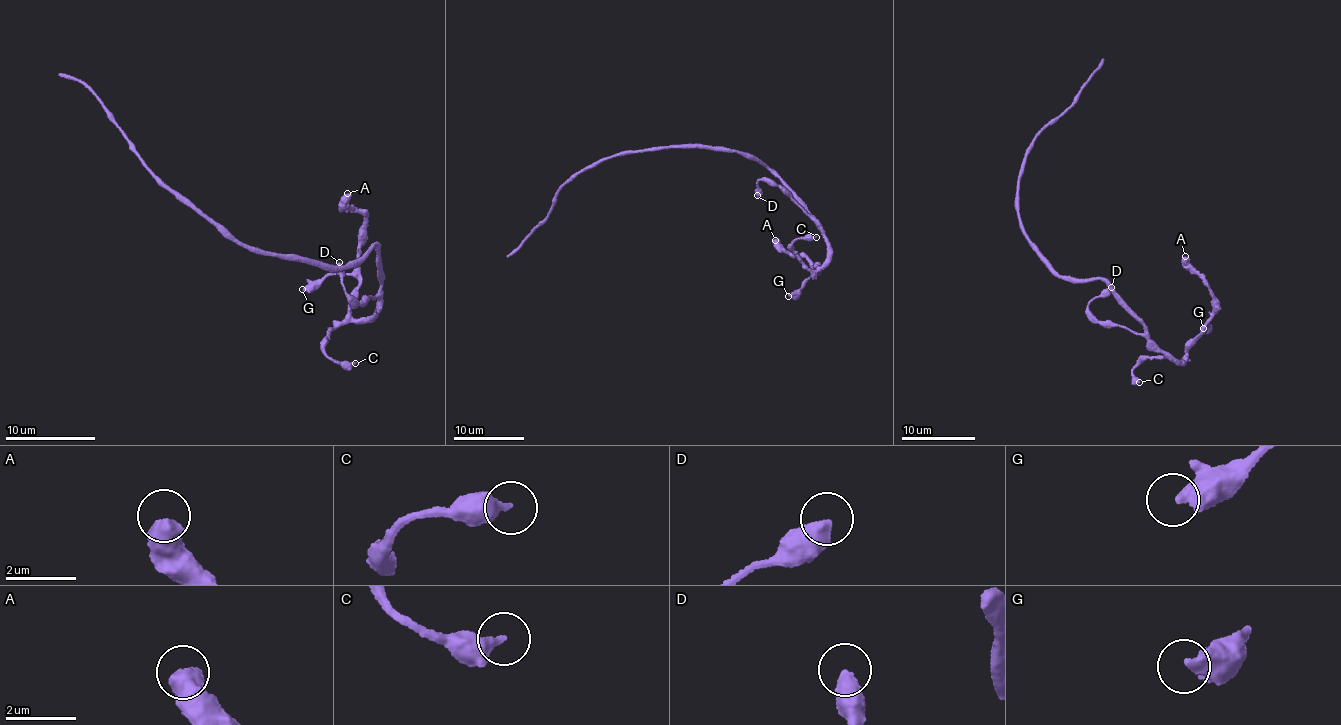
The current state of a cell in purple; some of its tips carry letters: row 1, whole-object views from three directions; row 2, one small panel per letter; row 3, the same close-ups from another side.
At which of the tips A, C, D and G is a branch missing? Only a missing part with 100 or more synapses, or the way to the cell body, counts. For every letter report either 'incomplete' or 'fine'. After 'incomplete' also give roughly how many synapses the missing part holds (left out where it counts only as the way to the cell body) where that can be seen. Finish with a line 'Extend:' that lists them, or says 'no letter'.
A: fine
C: fine
D: fine
G: fine
Extend: no letter

